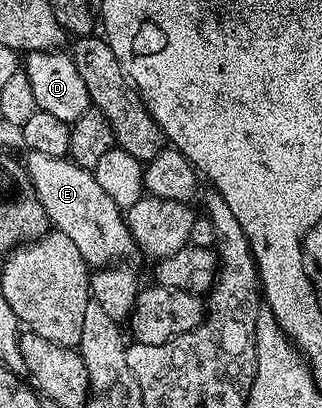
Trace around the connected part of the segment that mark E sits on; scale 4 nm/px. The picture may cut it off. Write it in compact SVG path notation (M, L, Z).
M31 152L27 157L28 179L32 181L32 187L42 204L42 208L46 208L49 223L66 236L70 236L70 240L74 240L74 244L78 244L78 252L82 252L82 256L89 267L103 268L117 260L127 259L124 257L131 250L134 250L134 243L132 234L128 230L125 215L122 213L120 206L114 204L114 200L110 200L110 196L106 196L106 192L102 192L95 173L82 168L69 157L46 156L42 152Z

